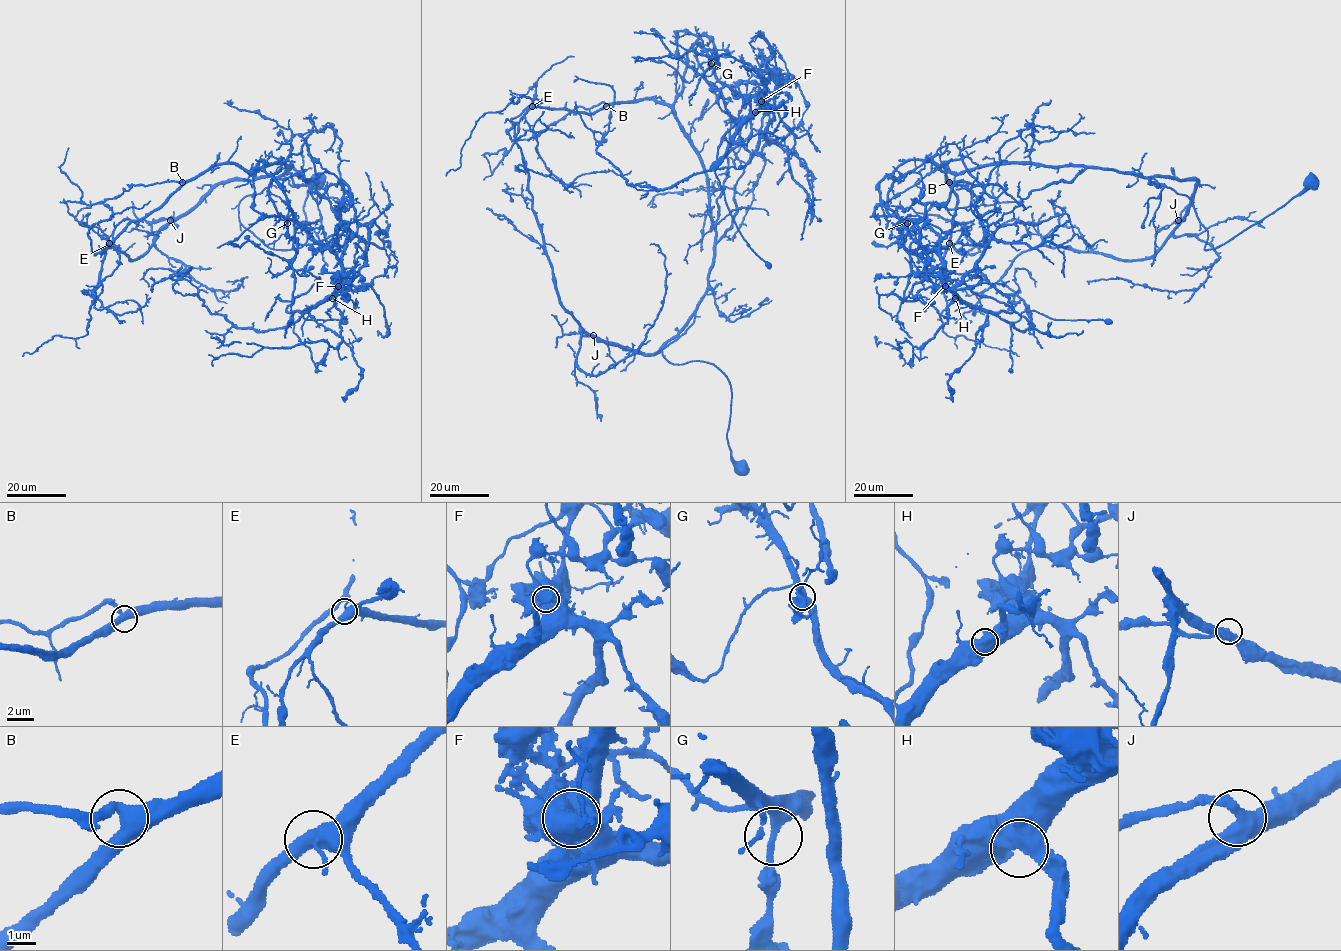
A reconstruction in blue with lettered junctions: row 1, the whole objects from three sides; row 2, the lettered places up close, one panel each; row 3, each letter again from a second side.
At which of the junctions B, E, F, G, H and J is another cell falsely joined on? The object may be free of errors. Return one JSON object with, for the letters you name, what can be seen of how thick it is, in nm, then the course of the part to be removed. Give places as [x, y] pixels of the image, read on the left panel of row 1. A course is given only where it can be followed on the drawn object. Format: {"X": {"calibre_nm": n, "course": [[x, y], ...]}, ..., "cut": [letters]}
{"F": {"calibre_nm": 1400, "course": [[338, 285], [299, 319], [264, 331], [236, 328], [196, 294], [177, 292], [173, 284], [190, 267], [150, 290]]}, "cut": ["F"]}

